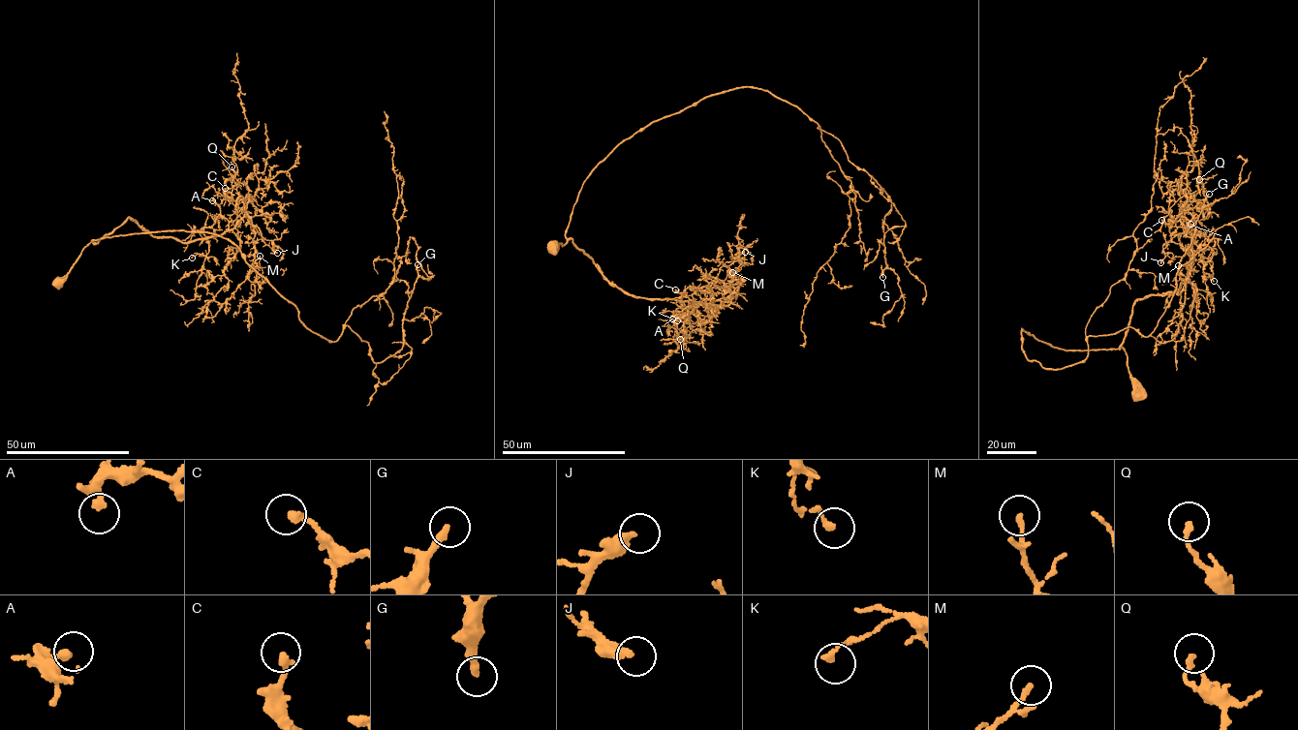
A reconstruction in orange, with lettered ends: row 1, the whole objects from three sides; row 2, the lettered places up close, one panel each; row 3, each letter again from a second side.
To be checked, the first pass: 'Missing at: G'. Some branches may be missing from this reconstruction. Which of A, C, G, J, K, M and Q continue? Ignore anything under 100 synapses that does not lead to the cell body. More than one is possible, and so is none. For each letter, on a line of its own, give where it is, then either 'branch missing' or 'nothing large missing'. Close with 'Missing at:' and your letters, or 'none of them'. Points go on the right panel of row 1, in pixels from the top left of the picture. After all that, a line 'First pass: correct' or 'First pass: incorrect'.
A: at (1190, 224); nothing large missing
C: at (1161, 220); nothing large missing
G: at (1209, 194); branch missing
J: at (1160, 262); nothing large missing
K: at (1214, 281); nothing large missing
M: at (1178, 265); nothing large missing
Q: at (1199, 179); nothing large missing
Missing at: G
First pass: correct

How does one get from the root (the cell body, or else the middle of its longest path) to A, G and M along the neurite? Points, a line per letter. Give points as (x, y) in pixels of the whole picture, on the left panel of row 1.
A: (61, 282), (88, 244), (97, 243), (128, 218), (153, 235), (183, 242), (220, 235), (229, 221), (212, 200)
G: (61, 282), (93, 239), (206, 232), (308, 328), (332, 342), (349, 326), (378, 362), (402, 349), (417, 264)
M: (61, 282), (88, 244), (128, 218), (153, 235), (189, 243), (246, 216), (254, 269), (260, 256)

